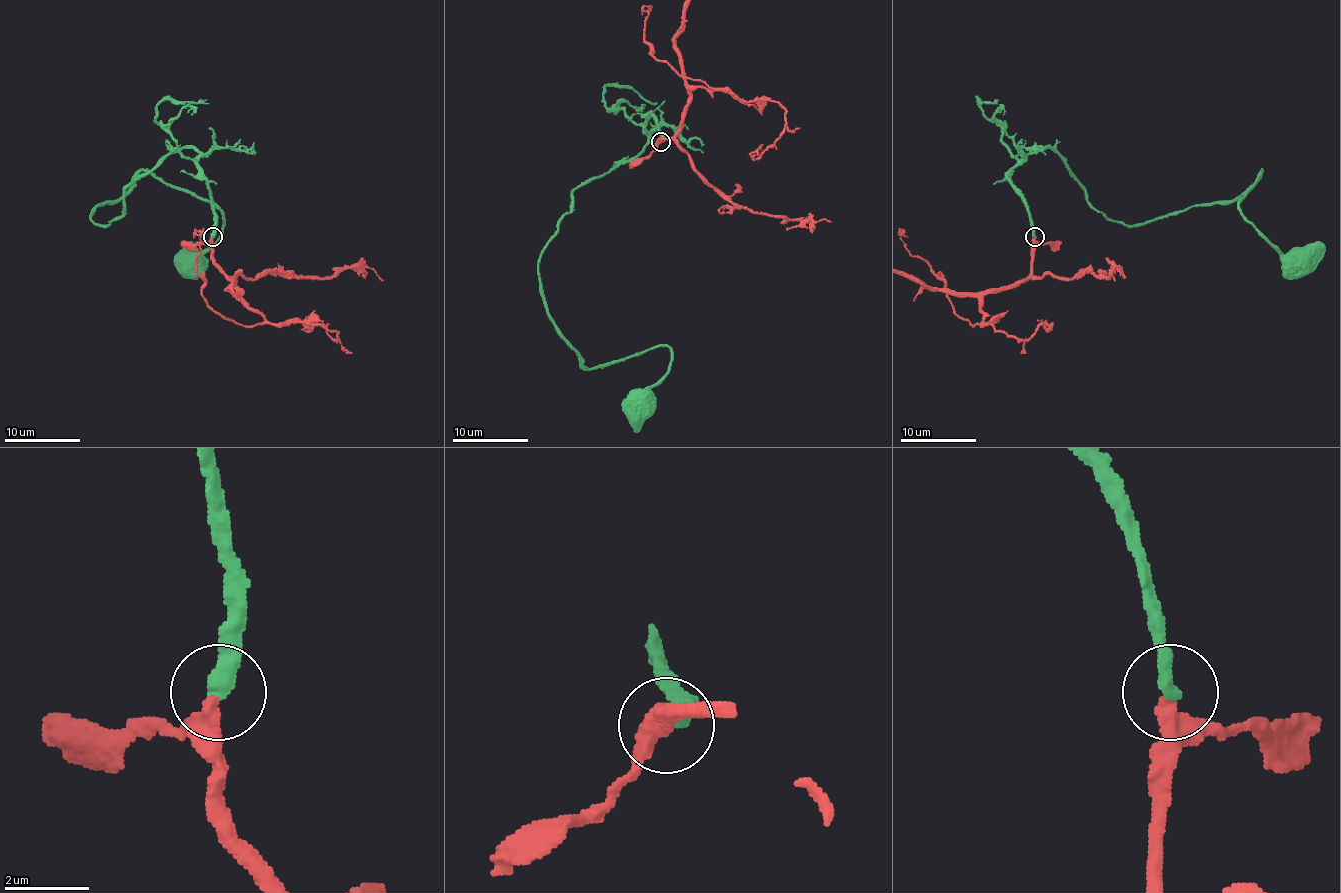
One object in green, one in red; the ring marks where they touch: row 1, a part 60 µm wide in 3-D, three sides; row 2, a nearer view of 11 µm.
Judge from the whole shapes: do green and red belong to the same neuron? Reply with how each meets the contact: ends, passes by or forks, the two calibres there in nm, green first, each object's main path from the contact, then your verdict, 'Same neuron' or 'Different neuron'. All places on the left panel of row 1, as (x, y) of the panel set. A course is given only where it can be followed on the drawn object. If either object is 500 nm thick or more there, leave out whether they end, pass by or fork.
At the ring green ends. At the ring red ends. Thickness 400 nm (green) against 400 nm. Course of green: (213, 236), (192, 148), (108, 225), (98, 204), (140, 171), (207, 198), (222, 234), (186, 263). Same neuron

